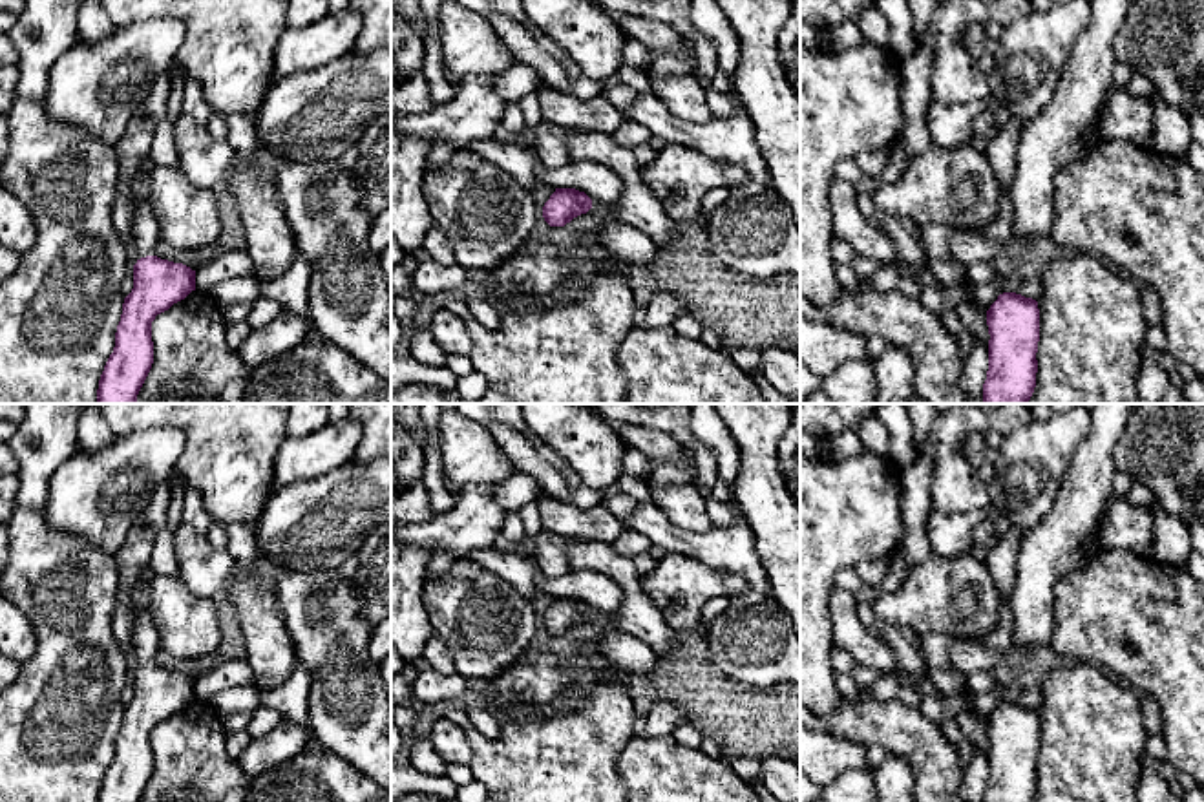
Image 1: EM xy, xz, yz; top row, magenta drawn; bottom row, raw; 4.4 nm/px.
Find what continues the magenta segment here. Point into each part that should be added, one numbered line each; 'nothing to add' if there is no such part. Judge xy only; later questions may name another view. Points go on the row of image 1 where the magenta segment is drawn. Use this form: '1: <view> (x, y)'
1: xy (145, 229)

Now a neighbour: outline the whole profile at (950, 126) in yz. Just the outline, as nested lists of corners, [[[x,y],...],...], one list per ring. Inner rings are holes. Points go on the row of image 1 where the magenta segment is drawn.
[[[930,97],[926,121],[932,142],[948,150],[968,144],[974,137],[974,124],[990,113],[988,102],[950,106]]]

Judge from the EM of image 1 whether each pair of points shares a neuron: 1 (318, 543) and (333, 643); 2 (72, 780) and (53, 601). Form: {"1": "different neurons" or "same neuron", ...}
{"1": "different neurons", "2": "same neuron"}

